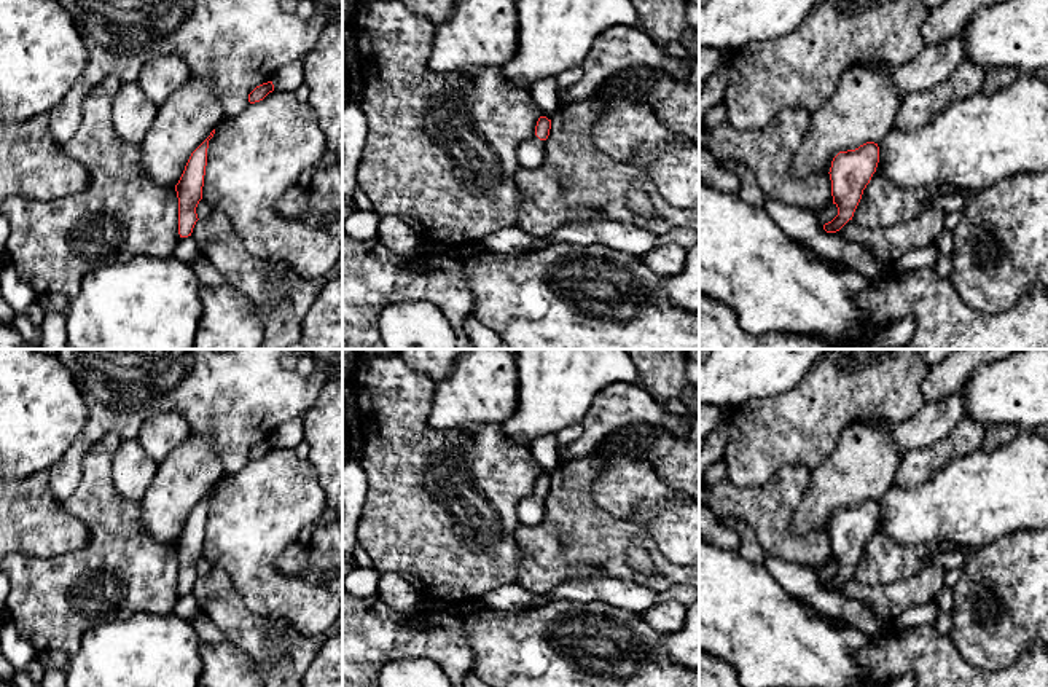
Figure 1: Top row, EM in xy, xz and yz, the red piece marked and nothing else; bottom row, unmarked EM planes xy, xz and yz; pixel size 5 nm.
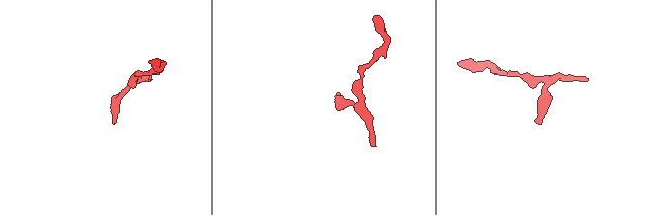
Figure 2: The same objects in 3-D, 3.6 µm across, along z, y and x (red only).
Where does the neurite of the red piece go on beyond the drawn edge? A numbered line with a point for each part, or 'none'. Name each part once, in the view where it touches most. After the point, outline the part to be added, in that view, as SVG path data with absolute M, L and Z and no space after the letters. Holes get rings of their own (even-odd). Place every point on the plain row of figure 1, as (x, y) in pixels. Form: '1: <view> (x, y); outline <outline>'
1: xz (531, 510); outline M534 493L518 504L516 512L522 526L538 526L545 516L545 497Z

